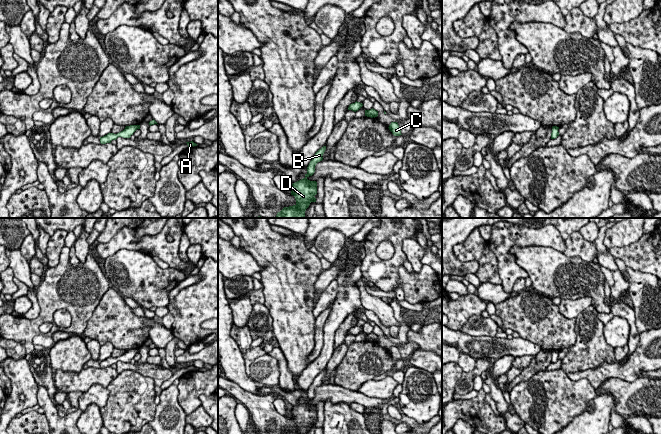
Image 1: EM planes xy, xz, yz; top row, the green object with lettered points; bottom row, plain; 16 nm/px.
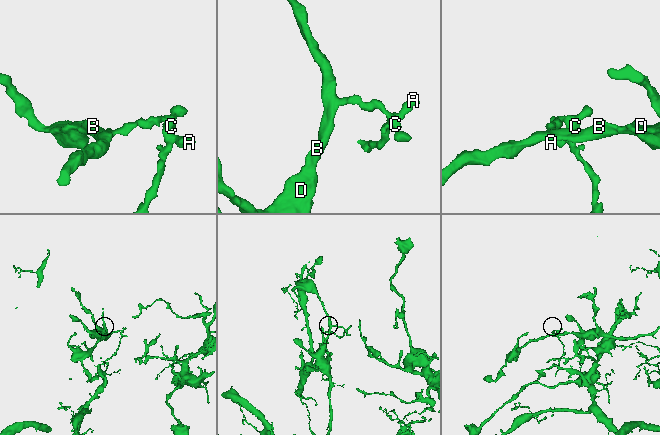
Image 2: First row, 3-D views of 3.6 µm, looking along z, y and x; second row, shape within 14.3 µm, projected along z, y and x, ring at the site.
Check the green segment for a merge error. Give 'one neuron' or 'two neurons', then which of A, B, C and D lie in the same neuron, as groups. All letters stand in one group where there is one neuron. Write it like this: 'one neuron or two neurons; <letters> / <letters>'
two neurons; A C / B D

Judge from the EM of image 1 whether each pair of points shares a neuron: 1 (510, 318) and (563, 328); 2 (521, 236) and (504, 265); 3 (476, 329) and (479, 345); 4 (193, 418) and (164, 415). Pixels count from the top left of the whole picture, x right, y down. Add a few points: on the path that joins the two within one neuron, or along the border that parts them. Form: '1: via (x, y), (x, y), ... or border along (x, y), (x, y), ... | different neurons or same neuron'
1: via (523, 320), (537, 320), (550, 328) | same neuron
2: via (513, 239), (504, 248), (504, 257) | same neuron
3: border along (458, 330), (471, 335), (495, 336) | different neurons
4: border along (187, 415), (185, 422) | different neurons

